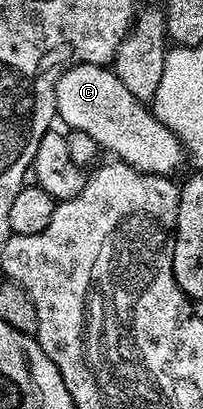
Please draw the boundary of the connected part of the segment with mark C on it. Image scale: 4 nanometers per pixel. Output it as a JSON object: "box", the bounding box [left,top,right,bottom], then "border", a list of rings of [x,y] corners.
{"box":[55,64,185,176],"border":[[[72,64],[64,68],[55,83],[55,115],[60,121],[64,120],[64,122],[67,123],[66,127],[68,129],[82,130],[85,134],[89,134],[89,138],[93,138],[93,142],[98,144],[104,153],[112,152],[112,154],[115,155],[112,157],[114,157],[116,161],[133,166],[138,172],[149,172],[151,174],[157,174],[158,176],[171,176],[182,166],[183,162],[185,164],[184,146],[181,141],[179,141],[178,137],[175,136],[173,130],[171,130],[169,126],[163,125],[144,101],[138,100],[133,94],[129,94],[125,82],[121,82],[121,78],[117,78],[110,67],[101,64]]]}

